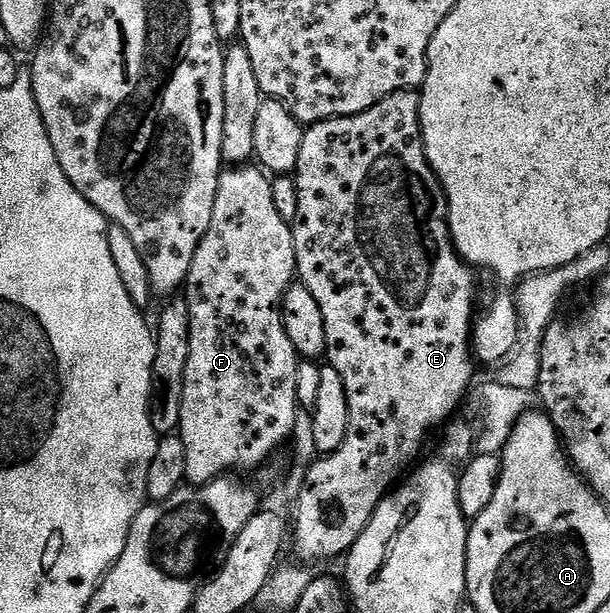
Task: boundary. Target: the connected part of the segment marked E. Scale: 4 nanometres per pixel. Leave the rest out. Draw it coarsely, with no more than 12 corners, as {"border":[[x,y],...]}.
{"border":[[419,90],[313,123],[296,274],[346,385],[296,551],[347,556],[472,383]]}

